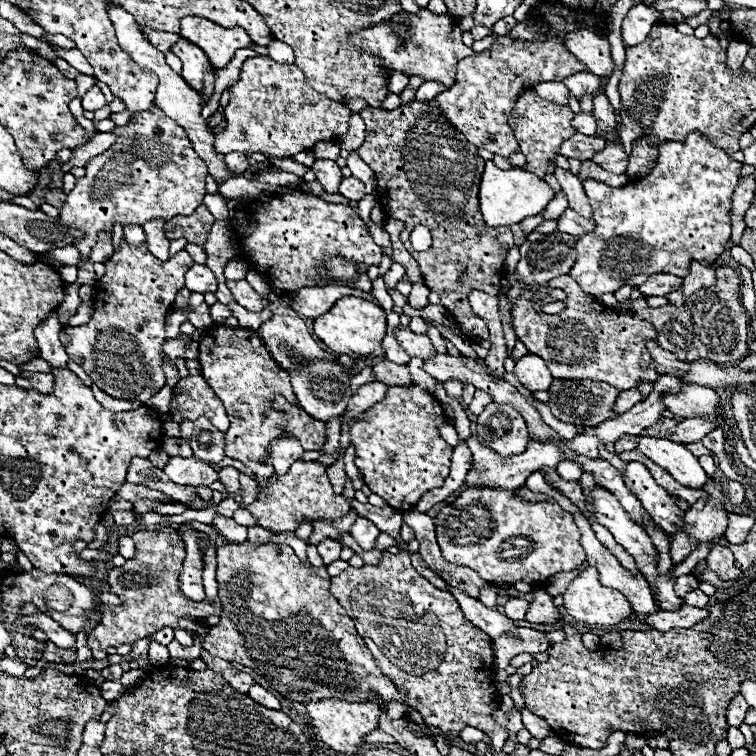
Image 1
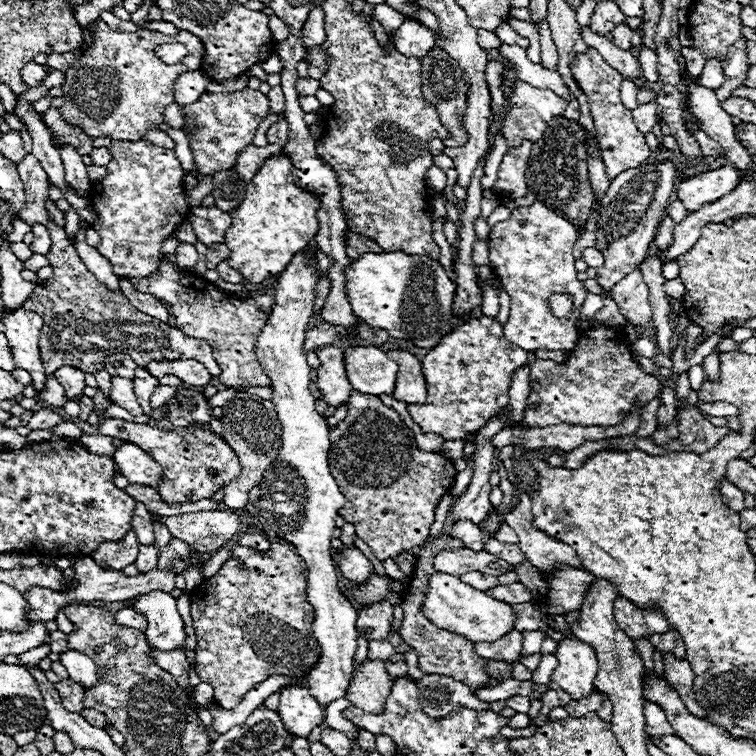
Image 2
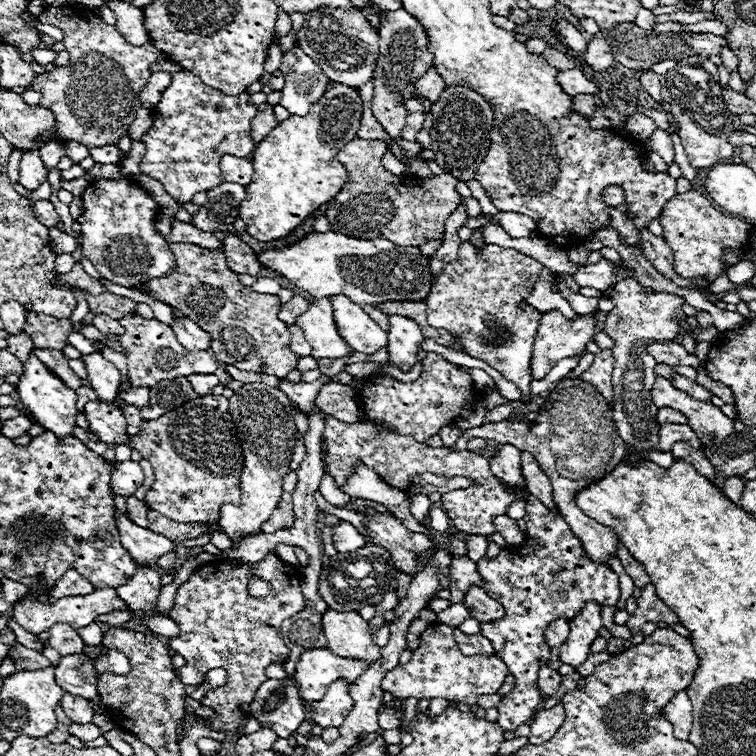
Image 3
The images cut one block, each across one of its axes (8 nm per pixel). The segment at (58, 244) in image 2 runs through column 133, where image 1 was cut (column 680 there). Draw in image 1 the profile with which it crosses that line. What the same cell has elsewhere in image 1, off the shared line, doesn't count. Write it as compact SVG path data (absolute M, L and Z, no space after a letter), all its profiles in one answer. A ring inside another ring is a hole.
M716 268L716 284L694 292L688 302L684 302L684 306L668 304L660 308L650 308L646 298L642 296L640 300L632 300L630 310L640 318L652 322L656 334L660 336L660 344L670 352L676 352L680 360L696 360L696 356L700 356L720 364L738 362L750 352L746 344L746 326L750 316L746 314L740 300L740 282L742 278L734 268Z

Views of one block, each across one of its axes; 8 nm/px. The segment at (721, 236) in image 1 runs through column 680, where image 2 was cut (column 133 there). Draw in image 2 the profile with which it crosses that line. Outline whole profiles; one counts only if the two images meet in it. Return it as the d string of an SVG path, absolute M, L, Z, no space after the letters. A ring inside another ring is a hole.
M144 138L136 142L112 142L110 154L112 160L106 166L106 176L100 182L94 182L88 194L88 200L98 214L94 230L102 238L96 250L110 260L112 270L118 276L150 276L158 270L164 256L162 242L174 234L190 212L182 186L184 170L176 160L174 150L158 148Z

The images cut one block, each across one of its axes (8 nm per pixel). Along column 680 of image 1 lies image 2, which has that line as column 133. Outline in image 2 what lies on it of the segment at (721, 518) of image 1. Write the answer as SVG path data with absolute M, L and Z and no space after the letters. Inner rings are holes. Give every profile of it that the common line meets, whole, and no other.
M130 528L130 532L120 540L120 542L104 542L100 544L94 552L92 552L94 560L98 564L106 564L112 570L122 570L124 566L132 564L138 556L138 540L134 530Z

